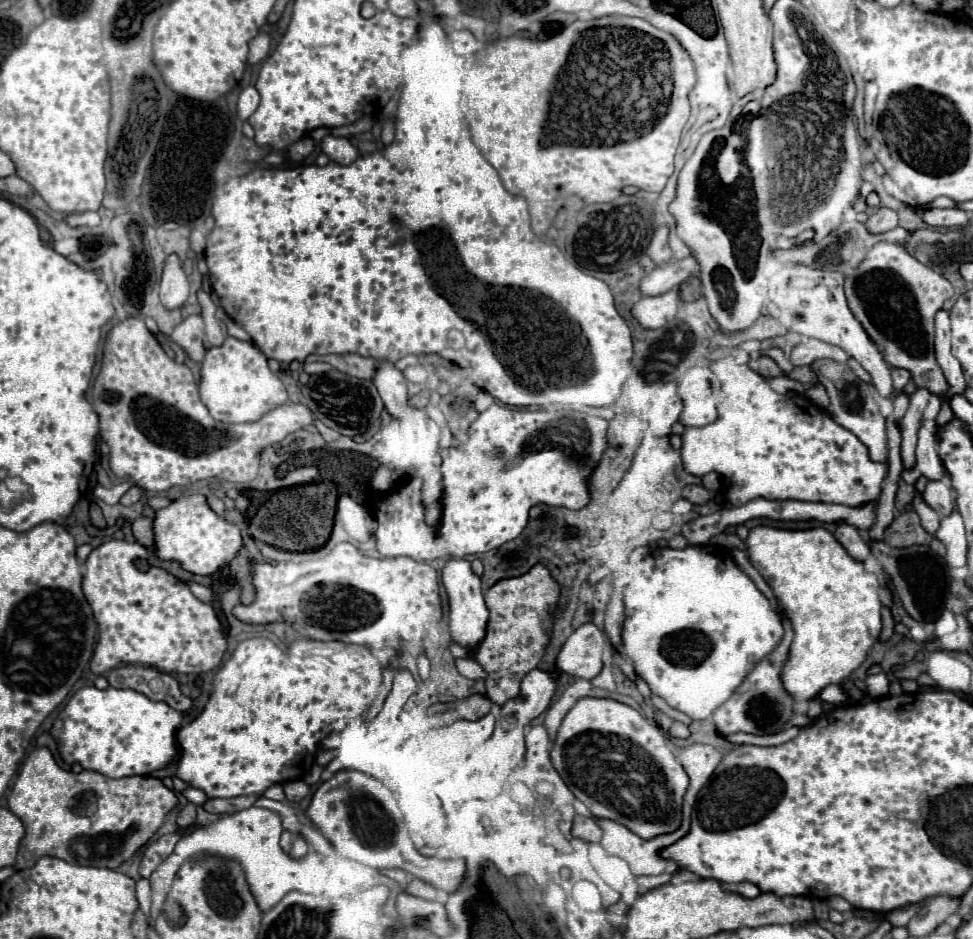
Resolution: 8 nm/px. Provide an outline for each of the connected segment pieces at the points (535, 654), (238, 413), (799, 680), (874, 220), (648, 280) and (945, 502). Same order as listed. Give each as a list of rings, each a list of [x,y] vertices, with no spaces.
[[[538,564],[528,574],[520,576],[520,578],[502,580],[486,592],[486,606],[488,606],[490,618],[488,618],[488,626],[486,626],[486,636],[480,640],[480,644],[476,644],[474,648],[464,648],[464,646],[458,646],[456,642],[450,644],[450,652],[454,654],[454,658],[474,658],[484,668],[484,672],[486,672],[486,694],[494,704],[502,706],[506,700],[518,696],[522,678],[530,670],[534,670],[536,664],[540,662],[544,648],[548,644],[550,632],[552,632],[552,616],[550,614],[556,608],[558,596],[560,596],[558,582],[550,576],[546,566]]]
[[[228,336],[222,346],[208,348],[200,368],[200,400],[210,416],[218,422],[252,422],[260,420],[268,410],[288,402],[288,394],[280,378],[268,368],[266,356],[250,342]]]
[[[758,525],[746,538],[746,552],[752,566],[764,576],[774,596],[782,604],[788,620],[794,628],[794,640],[788,652],[788,660],[782,668],[782,686],[794,700],[812,700],[822,688],[842,682],[866,660],[868,650],[880,636],[880,582],[876,574],[864,572],[864,564],[854,560],[838,540],[826,528],[810,530],[785,530],[767,525]]]
[[[880,208],[866,220],[866,228],[870,234],[882,234],[898,226],[898,214],[890,208]]]
[[[688,256],[684,260],[664,264],[654,268],[646,278],[640,282],[642,296],[660,296],[670,292],[672,288],[678,288],[682,282],[690,278],[690,274],[698,272],[698,262],[694,256]]]
[[[942,478],[942,480],[928,480],[926,490],[924,490],[924,500],[926,504],[936,510],[938,514],[946,516],[952,512],[954,508],[954,498],[952,498],[952,488],[950,488],[950,480]]]

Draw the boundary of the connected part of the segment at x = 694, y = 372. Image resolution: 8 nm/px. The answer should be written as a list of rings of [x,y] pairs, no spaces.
[[[694,366],[690,368],[680,380],[678,380],[678,394],[682,398],[682,414],[680,424],[684,426],[706,426],[716,420],[716,394],[718,394],[718,380],[714,372],[706,366]]]

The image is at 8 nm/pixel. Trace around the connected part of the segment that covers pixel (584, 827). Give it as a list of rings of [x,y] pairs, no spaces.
[[[576,816],[574,824],[572,824],[572,836],[580,838],[584,842],[600,842],[602,830],[596,826],[596,822],[592,818]]]

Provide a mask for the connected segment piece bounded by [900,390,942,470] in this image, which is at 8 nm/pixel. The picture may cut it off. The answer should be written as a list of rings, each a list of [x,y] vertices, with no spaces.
[[[916,390],[910,398],[910,406],[908,412],[904,414],[904,418],[900,420],[900,434],[902,434],[902,466],[904,470],[912,470],[916,468],[916,456],[914,456],[914,448],[916,448],[916,434],[920,430],[920,426],[926,420],[934,420],[938,410],[940,410],[942,398],[936,394],[930,394],[928,390]]]

